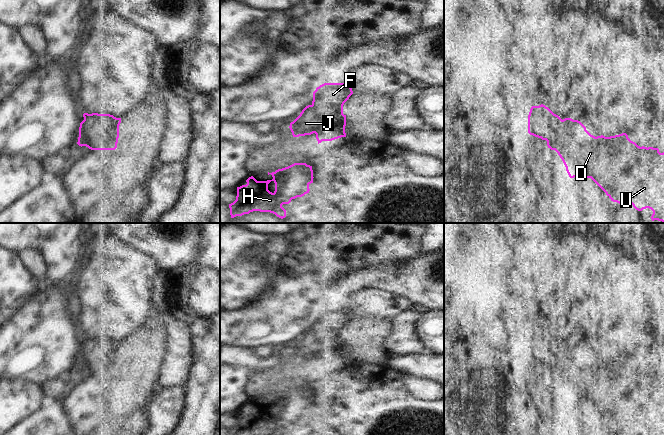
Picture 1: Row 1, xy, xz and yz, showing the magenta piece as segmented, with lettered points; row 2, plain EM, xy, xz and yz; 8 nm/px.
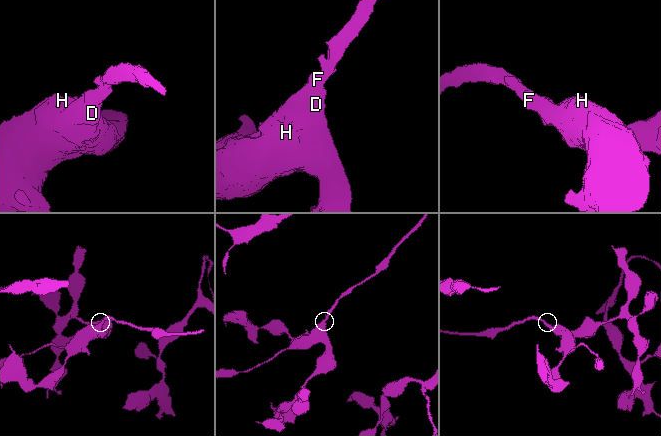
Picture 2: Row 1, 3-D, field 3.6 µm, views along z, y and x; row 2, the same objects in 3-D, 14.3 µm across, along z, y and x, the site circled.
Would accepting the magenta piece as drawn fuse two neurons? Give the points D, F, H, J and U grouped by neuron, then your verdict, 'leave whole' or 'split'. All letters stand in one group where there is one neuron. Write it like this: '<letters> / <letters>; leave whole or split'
D F H J U; leave whole

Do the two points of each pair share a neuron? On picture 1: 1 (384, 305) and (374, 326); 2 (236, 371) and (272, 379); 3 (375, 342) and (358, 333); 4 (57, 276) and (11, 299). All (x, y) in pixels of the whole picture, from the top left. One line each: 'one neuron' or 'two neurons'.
1: two neurons
2: two neurons
3: one neuron
4: two neurons

